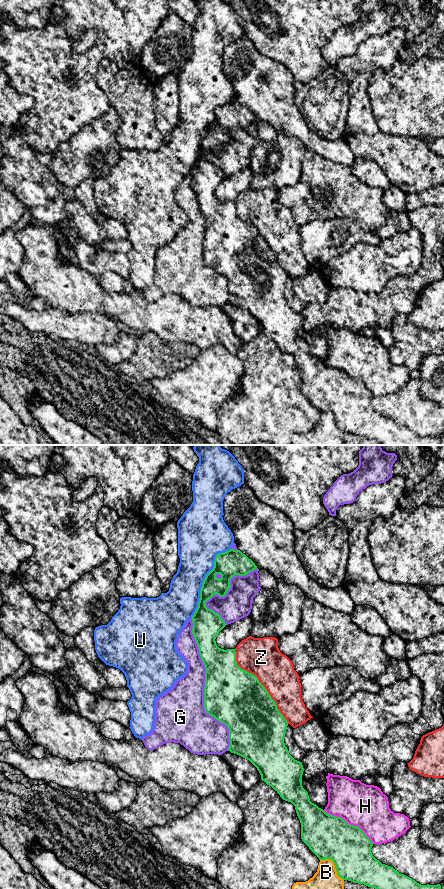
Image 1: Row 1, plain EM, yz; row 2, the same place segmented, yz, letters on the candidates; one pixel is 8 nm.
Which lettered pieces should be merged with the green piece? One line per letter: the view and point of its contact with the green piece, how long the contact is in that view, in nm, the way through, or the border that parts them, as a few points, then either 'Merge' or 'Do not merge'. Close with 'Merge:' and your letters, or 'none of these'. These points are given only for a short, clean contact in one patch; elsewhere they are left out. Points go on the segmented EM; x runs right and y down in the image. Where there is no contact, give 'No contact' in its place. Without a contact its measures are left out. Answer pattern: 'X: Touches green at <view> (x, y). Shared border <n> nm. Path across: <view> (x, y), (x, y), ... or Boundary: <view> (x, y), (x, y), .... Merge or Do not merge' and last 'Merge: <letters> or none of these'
B: Touches green at yz (334, 864). Shared border 260 nm. Do not merge
G: Touches green at yz (204, 687). Shared border 1100 nm. Do not merge
H: Touches green at yz (349, 824). Shared border 480 nm. Do not merge
U: Touches green at yz (204, 579). Shared border 650 nm. Do not merge
Z: Touches green at yz (260, 683). Shared border 750 nm. Do not merge
Merge: none of these

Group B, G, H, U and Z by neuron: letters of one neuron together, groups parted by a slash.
B / G / H / U / Z

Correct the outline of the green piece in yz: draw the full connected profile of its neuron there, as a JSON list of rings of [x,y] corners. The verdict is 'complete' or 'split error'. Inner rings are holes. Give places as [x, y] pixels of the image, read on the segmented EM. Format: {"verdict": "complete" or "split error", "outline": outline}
{"verdict": "complete", "outline": [[[230,549],[216,555],[214,567],[206,575],[202,583],[198,607],[192,616],[192,634],[206,669],[204,687],[205,712],[228,727],[230,741],[228,751],[249,760],[259,771],[261,780],[271,786],[283,800],[291,802],[295,806],[297,816],[301,823],[302,841],[319,860],[332,860],[337,875],[340,878],[353,883],[364,884],[375,889],[441,889],[440,884],[421,885],[412,878],[399,873],[393,867],[382,864],[371,852],[373,843],[359,827],[348,824],[341,817],[327,814],[323,809],[310,801],[308,792],[302,786],[302,775],[304,771],[302,762],[295,760],[289,754],[284,743],[285,731],[288,726],[287,720],[279,712],[275,701],[271,698],[265,687],[259,682],[258,678],[237,665],[235,649],[224,650],[217,646],[215,639],[226,624],[219,614],[206,607],[205,602],[215,594],[224,597],[231,587],[230,579],[232,577],[235,575],[245,576],[255,569],[258,569],[255,563],[240,550]]]}

